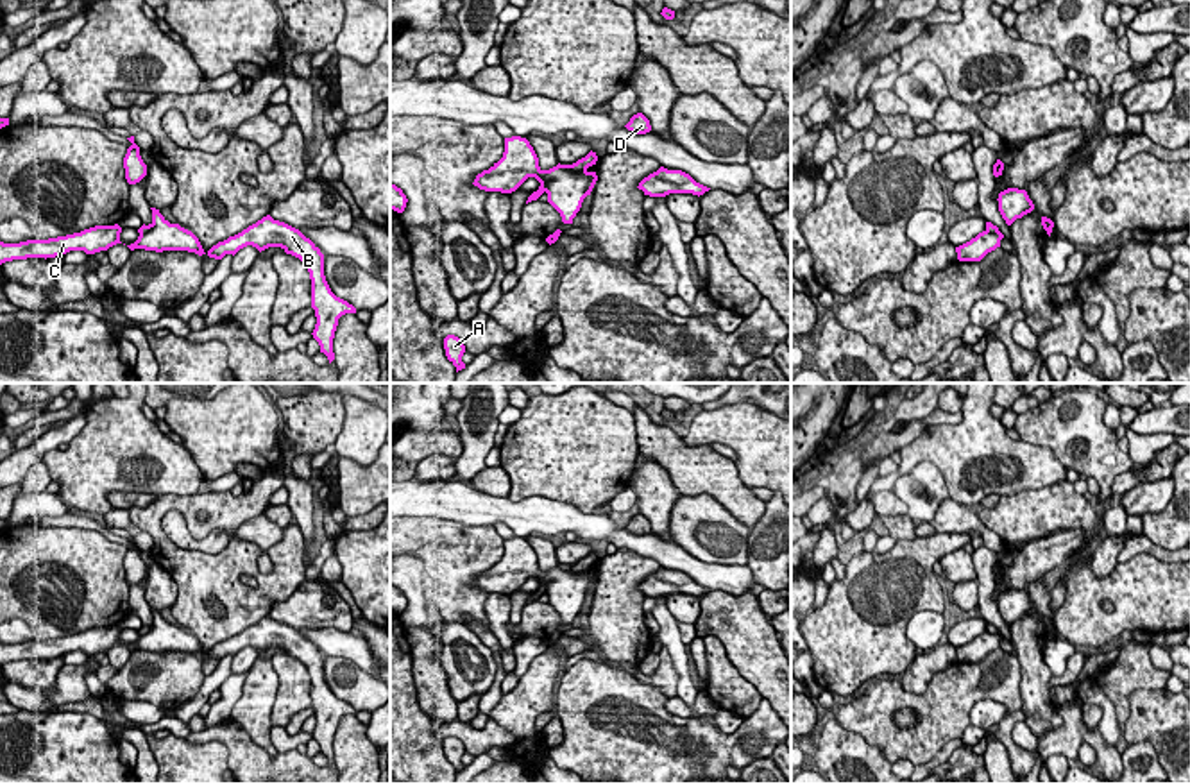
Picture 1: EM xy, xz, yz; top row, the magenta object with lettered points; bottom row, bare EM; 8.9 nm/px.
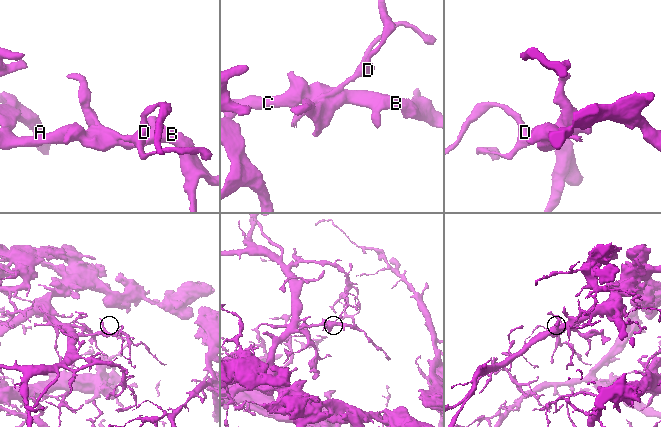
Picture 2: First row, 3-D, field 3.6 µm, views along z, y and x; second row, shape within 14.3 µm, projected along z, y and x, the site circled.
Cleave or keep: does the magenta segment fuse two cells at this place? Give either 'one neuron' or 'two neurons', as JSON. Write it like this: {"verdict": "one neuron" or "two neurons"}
{"verdict": "two neurons"}

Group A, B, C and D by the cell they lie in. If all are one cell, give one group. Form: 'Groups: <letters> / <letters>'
Groups: A B C / D

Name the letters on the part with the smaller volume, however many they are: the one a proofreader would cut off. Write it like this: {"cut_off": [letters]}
{"cut_off": ["D"]}

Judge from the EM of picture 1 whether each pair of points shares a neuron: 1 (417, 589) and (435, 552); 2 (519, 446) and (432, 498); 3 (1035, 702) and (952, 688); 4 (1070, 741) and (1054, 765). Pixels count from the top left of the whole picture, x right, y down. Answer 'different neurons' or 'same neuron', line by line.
1: different neurons
2: different neurons
3: different neurons
4: different neurons

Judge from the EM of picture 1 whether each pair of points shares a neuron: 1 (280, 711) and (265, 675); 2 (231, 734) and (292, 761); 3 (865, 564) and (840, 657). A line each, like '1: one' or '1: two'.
1: two
2: one
3: one

